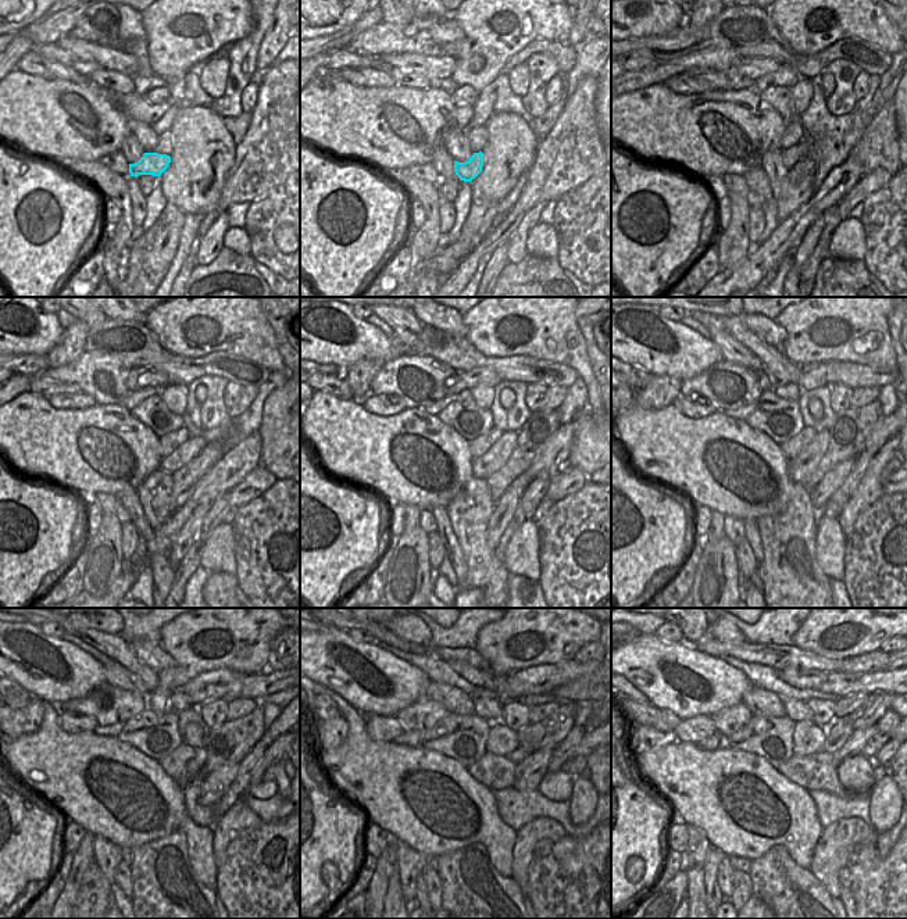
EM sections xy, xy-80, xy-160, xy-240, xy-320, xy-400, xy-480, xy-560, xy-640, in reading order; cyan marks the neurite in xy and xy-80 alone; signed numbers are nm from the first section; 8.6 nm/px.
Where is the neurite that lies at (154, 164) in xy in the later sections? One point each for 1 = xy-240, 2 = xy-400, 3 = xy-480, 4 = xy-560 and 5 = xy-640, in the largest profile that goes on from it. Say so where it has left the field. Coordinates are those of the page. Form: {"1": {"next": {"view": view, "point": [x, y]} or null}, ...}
{"1": {"next": {"view": "xy-240", "point": [190, 449]}}, "2": {"next": {"view": "xy-400", "point": [800, 468]}}, "3": {"next": {"view": "xy-480", "point": [196, 762]}}, "4": {"next": {"view": "xy-560", "point": [518, 754]}}, "5": {"next": {"view": "xy-640", "point": [841, 729]}}}

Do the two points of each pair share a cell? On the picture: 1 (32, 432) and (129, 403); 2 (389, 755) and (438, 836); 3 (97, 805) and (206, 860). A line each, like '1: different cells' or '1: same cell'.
1: different cells
2: same cell
3: same cell

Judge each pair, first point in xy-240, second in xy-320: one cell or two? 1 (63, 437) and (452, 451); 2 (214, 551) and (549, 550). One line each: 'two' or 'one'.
1: one
2: two

